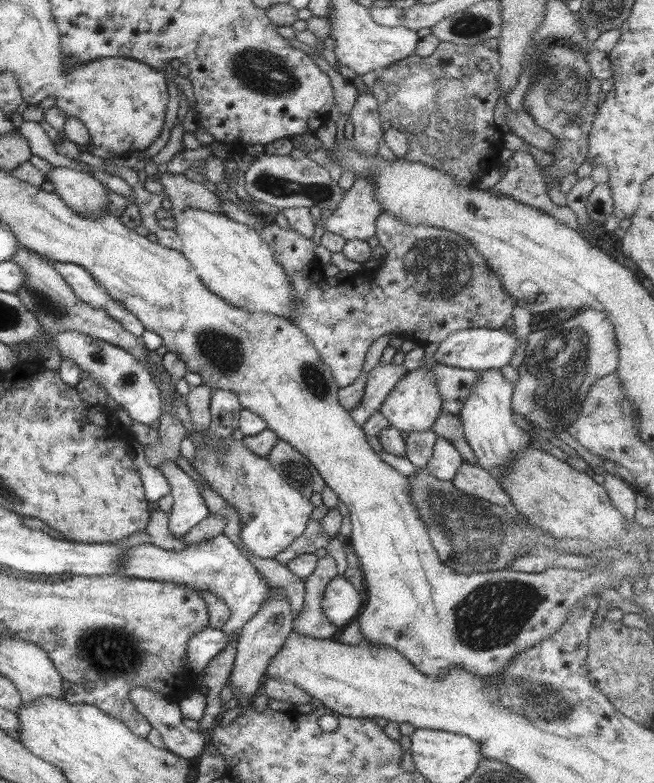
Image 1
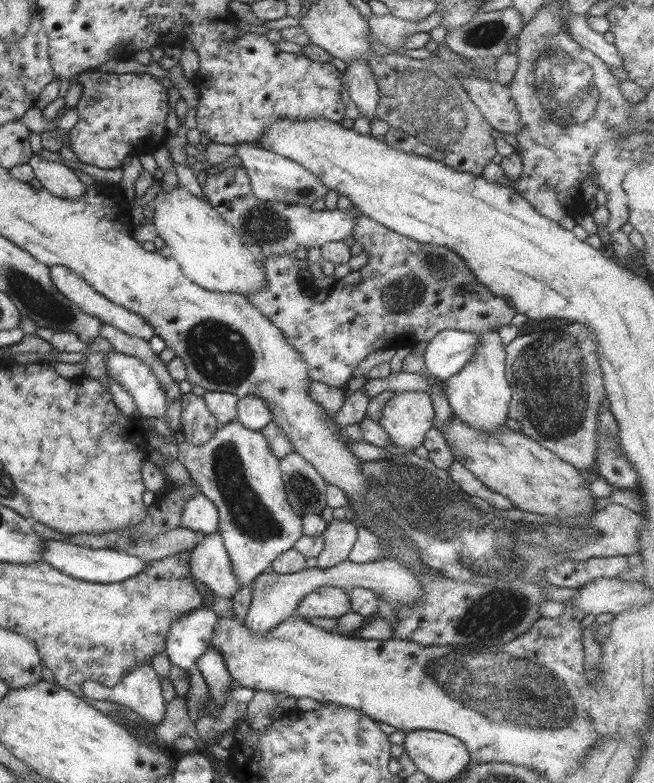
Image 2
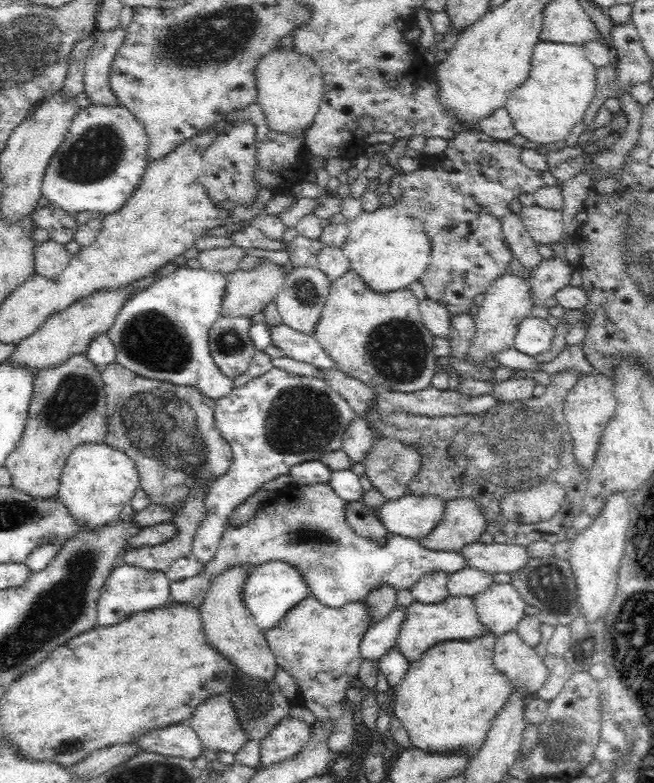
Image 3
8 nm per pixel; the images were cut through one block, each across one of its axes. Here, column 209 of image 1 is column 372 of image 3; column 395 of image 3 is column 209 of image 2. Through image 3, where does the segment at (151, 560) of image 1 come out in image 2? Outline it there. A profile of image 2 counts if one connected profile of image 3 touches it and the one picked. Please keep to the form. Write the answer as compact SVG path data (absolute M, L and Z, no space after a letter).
M208 534L190 553L190 569L193 577L206 584L214 595L230 598L239 591L238 579L232 571L230 555L225 550L221 534Z

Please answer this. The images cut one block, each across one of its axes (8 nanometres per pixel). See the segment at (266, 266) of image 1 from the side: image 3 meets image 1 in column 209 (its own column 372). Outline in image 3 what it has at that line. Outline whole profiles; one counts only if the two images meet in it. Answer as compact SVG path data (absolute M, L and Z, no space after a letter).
M407 204L381 206L372 212L362 211L356 220L347 221L348 238L342 244L342 251L350 261L350 269L354 269L362 281L376 293L387 293L400 289L408 289L424 274L430 262L430 237L424 233L420 221L408 211Z

